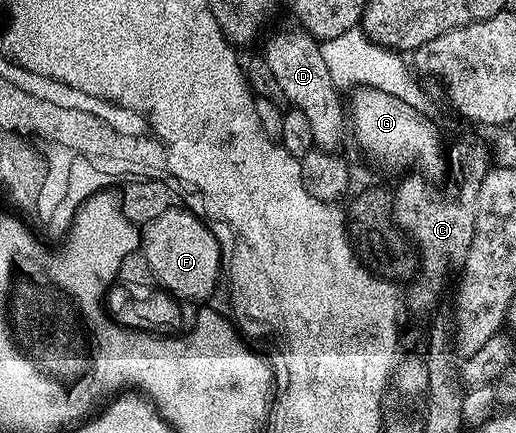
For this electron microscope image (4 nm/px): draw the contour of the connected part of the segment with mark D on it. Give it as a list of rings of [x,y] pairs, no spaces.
[[[295,29],[276,35],[262,48],[264,60],[270,65],[285,100],[295,110],[308,118],[310,129],[314,132],[316,147],[322,151],[339,152],[346,135],[346,103],[340,100],[341,92],[326,69],[321,44],[306,31]]]

